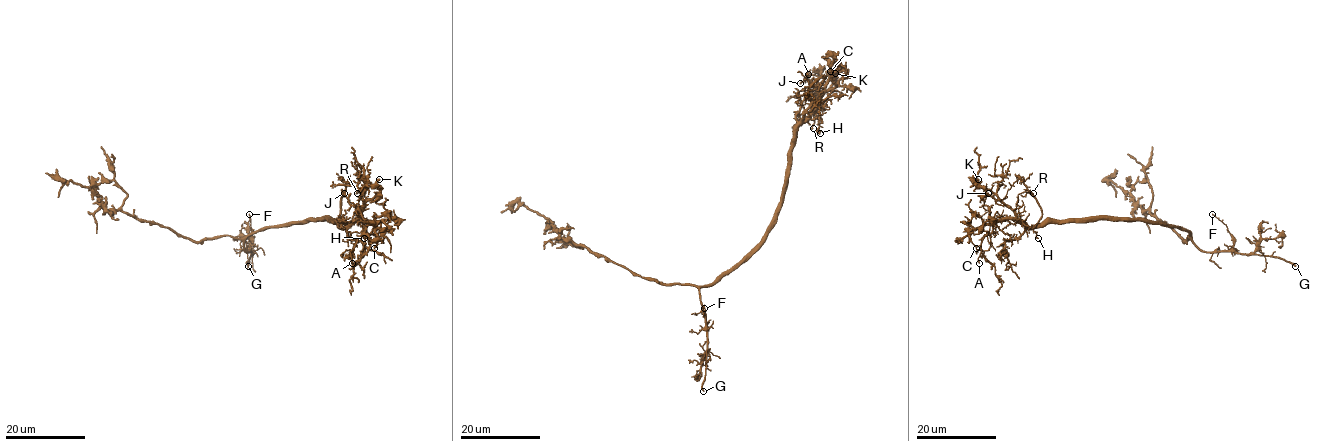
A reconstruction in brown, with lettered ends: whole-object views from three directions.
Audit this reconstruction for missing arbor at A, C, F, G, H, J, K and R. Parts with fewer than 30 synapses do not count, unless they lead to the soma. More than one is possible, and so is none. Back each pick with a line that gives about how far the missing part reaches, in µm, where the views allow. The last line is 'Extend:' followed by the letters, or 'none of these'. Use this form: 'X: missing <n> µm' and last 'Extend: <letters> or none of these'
G: missing 25 µm
Extend: G

